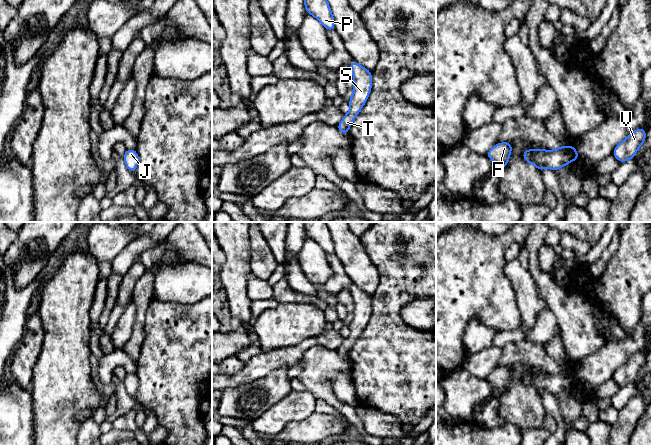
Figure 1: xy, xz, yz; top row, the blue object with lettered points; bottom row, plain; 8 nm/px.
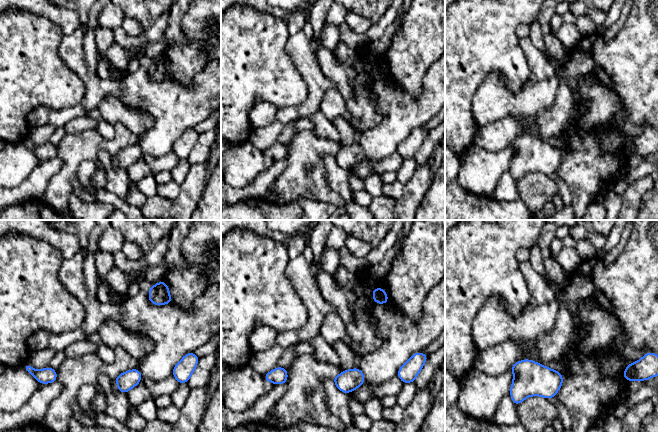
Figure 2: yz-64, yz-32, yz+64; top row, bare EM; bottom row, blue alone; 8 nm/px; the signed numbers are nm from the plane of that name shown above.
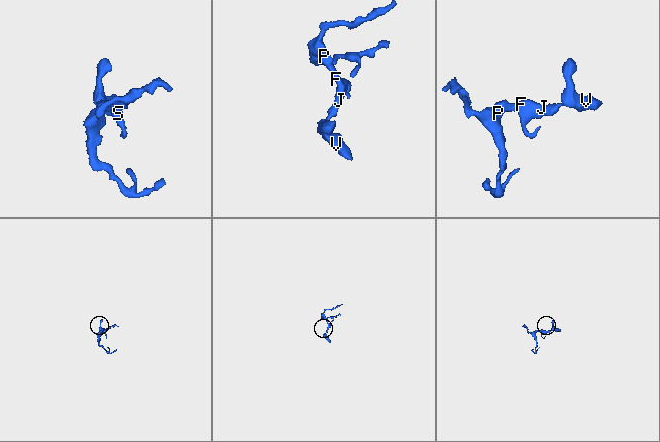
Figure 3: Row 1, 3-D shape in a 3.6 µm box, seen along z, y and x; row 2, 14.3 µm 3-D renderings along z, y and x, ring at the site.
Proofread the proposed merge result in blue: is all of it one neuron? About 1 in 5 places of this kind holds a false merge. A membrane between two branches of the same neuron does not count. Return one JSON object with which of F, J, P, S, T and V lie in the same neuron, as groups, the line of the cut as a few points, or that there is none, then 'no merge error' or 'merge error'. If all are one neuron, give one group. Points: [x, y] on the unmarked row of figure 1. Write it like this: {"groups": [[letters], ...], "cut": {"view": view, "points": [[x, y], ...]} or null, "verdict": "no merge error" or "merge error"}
{"groups": [["F", "J", "P", "S", "T", "V"]], "cut": null, "verdict": "no merge error"}

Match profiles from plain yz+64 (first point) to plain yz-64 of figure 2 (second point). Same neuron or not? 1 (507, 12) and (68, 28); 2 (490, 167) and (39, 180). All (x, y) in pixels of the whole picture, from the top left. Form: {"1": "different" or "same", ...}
{"1": "different", "2": "different"}

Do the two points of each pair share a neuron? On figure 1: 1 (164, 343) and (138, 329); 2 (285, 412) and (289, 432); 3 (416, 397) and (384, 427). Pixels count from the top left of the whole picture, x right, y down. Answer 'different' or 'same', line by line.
1: different
2: different
3: different

